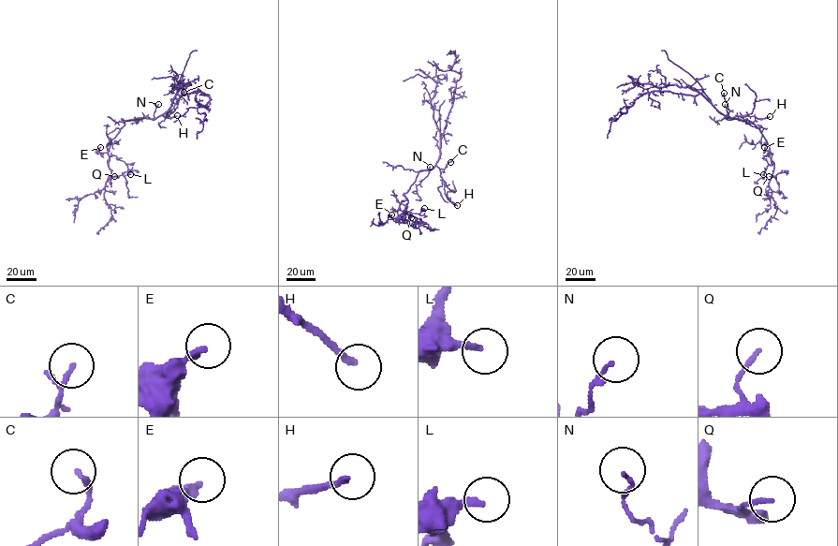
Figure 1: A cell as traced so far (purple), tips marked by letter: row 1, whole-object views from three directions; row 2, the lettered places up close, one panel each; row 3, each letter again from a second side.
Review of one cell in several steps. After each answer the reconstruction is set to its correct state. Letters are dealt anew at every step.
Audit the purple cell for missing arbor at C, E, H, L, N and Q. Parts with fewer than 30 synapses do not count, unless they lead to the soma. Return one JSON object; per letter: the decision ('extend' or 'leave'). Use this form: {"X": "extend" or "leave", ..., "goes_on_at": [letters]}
{"C": "leave", "E": "leave", "H": "extend", "L": "leave", "N": "leave", "Q": "leave", "goes_on_at": ["H"]}

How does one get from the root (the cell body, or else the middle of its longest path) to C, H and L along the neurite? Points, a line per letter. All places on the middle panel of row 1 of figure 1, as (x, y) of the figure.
C: (427, 169), (435, 166), (444, 169), (450, 162)
H: (427, 169), (438, 168), (445, 195), (457, 205)
L: (427, 169), (419, 171), (404, 194), (408, 202), (401, 219), (408, 212), (418, 213), (424, 208)

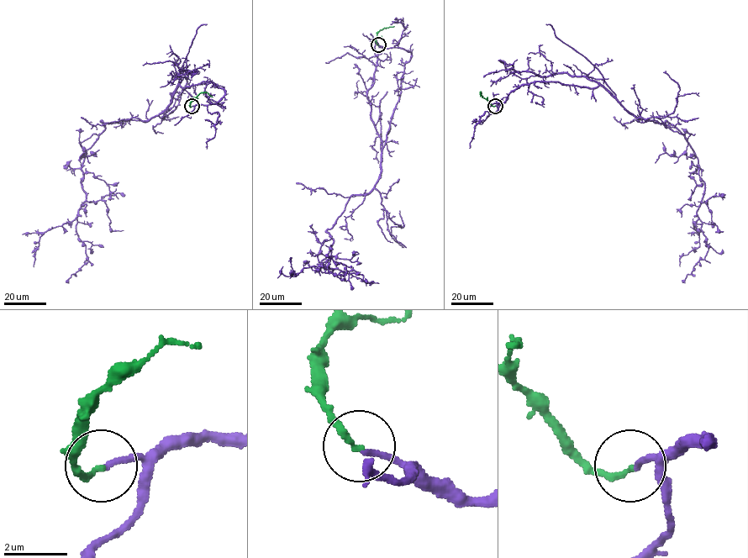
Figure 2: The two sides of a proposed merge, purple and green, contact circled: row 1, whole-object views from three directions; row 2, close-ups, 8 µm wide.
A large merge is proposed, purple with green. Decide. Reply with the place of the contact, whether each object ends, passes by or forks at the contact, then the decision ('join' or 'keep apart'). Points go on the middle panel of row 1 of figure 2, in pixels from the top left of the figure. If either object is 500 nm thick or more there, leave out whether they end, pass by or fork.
(378, 44) | purple ends | green ends | join

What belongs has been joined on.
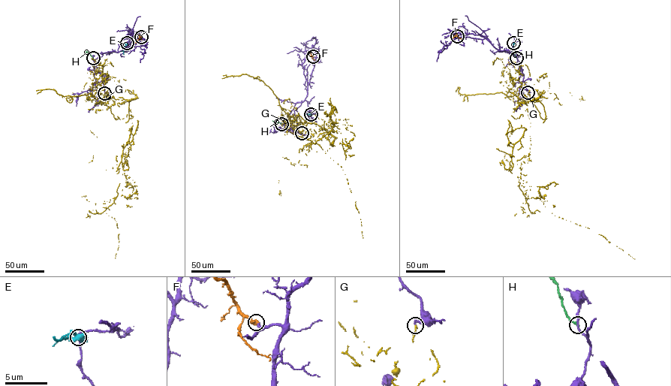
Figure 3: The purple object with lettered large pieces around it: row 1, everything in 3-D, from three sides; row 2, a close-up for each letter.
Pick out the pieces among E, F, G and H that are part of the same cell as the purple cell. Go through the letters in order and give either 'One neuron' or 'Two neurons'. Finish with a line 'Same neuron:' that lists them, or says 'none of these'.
E: Two neurons
F: Two neurons
G: Two neurons
H: Two neurons
Same neuron: none of these

